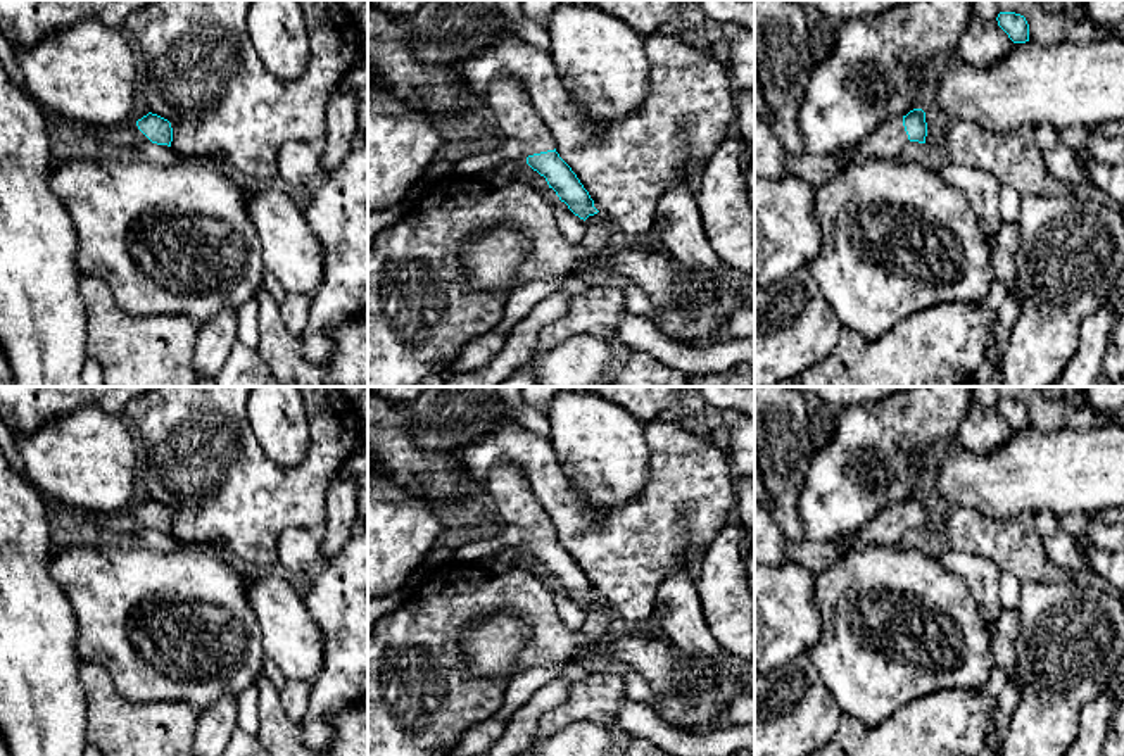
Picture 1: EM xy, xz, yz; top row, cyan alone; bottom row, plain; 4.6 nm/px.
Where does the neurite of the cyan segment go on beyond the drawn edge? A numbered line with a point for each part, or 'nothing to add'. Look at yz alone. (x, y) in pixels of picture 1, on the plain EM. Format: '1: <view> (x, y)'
1: yz (890, 525)

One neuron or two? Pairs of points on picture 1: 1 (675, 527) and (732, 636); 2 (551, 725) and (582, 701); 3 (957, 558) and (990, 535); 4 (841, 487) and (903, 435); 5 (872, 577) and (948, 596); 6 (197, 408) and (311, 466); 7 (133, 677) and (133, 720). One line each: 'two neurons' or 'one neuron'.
1: two neurons
2: one neuron
3: two neurons
4: one neuron
5: one neuron
6: one neuron
7: two neurons

